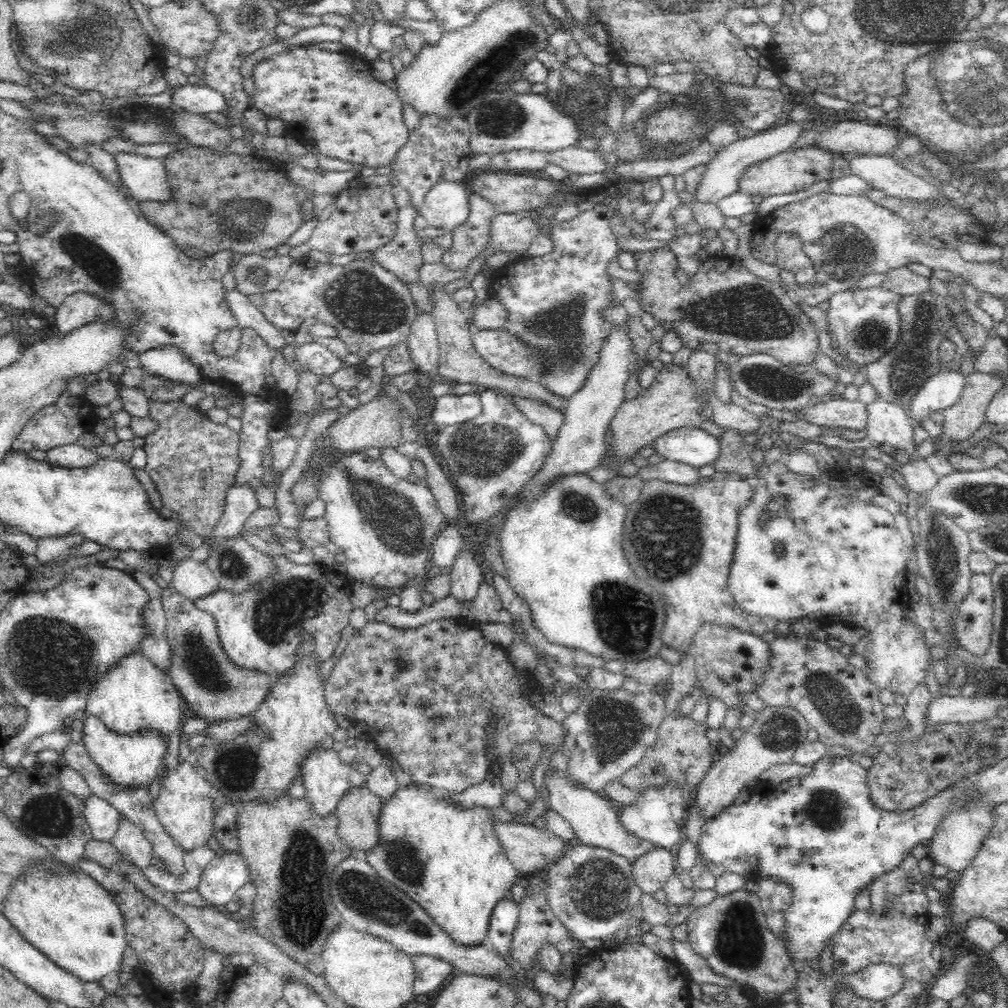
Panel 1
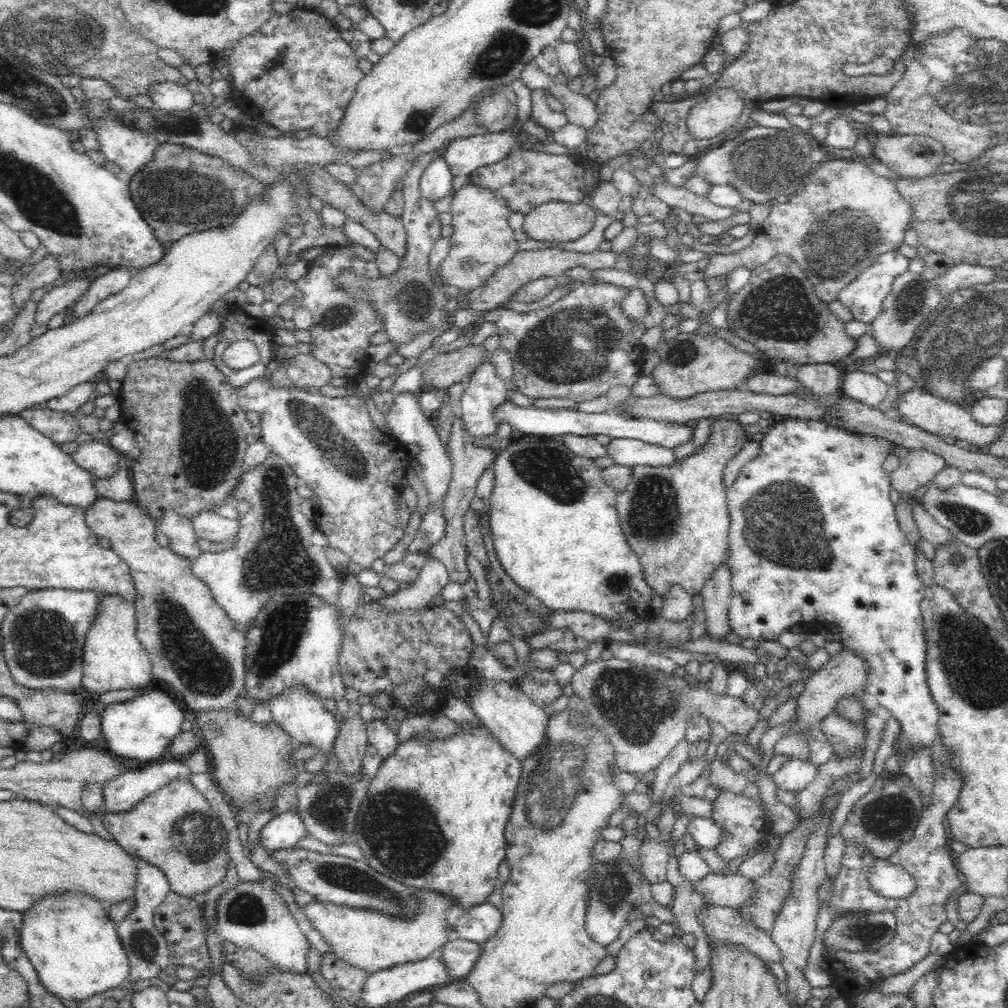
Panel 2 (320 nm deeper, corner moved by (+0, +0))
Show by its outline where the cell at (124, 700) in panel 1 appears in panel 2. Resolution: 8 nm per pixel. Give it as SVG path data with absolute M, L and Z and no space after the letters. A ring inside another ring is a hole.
M106 593L98 600L93 624L85 635L82 656L82 687L94 694L109 690L144 690L153 680L153 669L148 652L137 640L136 613L133 602L117 594Z

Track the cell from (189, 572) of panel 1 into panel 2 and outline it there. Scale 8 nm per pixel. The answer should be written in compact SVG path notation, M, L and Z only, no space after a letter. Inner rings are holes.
M164 510L164 514L159 518L158 527L168 538L170 545L168 548L185 556L188 560L196 560L201 552L200 547L196 545L196 533L192 528L192 521L186 516L182 516L173 510Z

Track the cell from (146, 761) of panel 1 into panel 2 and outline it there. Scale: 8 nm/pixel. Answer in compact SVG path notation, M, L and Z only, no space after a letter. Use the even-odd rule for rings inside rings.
M158 686L132 699L106 705L101 713L102 732L112 755L152 763L166 758L165 749L181 731L186 713L167 691Z

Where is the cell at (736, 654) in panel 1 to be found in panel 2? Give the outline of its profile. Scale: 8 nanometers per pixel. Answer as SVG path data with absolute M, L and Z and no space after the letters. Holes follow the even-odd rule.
M727 554L726 558L722 560L722 564L704 582L701 594L708 632L714 634L714 636L724 636L731 632L730 626L727 626L727 609L732 594Z

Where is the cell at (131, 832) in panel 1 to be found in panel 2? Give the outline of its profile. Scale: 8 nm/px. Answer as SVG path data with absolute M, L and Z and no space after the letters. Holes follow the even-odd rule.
M136 858L136 861L138 867L136 892L134 894L136 902L134 902L132 910L122 920L116 922L116 933L118 933L118 937L122 941L122 948L129 958L129 965L131 966L129 979L138 985L139 983L146 983L148 980L155 981L160 972L174 962L170 956L168 941L156 928L154 922L156 908L166 900L166 896L170 892L168 879L158 867L153 867L152 864L148 864L142 859Z

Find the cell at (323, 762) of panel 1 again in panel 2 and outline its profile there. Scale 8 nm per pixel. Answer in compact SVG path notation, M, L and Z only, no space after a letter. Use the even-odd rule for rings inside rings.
M291 685L284 693L269 698L268 705L271 708L271 715L281 727L296 741L296 744L312 745L316 747L318 756L314 760L308 760L301 769L308 772L318 772L328 760L328 756L333 753L336 734L338 734L337 721L324 707L322 698L314 695L314 691L304 687L304 685Z

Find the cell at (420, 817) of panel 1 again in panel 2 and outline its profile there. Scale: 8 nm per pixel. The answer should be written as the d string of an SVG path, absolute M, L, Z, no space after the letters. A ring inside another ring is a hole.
M462 722L457 724L460 729L450 736L436 738L430 736L425 738L425 734L418 732L413 734L405 742L398 744L395 752L382 760L376 776L371 780L366 796L362 801L358 811L355 834L357 836L357 845L362 849L365 861L370 868L377 870L380 874L397 880L408 885L412 889L430 889L450 899L457 901L457 906L461 909L476 906L486 901L494 888L499 884L498 864L506 856L506 839L504 839L504 826L508 822L508 814L512 812L512 801L514 792L518 786L520 768L522 762L518 761L514 755L502 747L497 737L494 737L487 728L477 725L473 727L471 723Z

